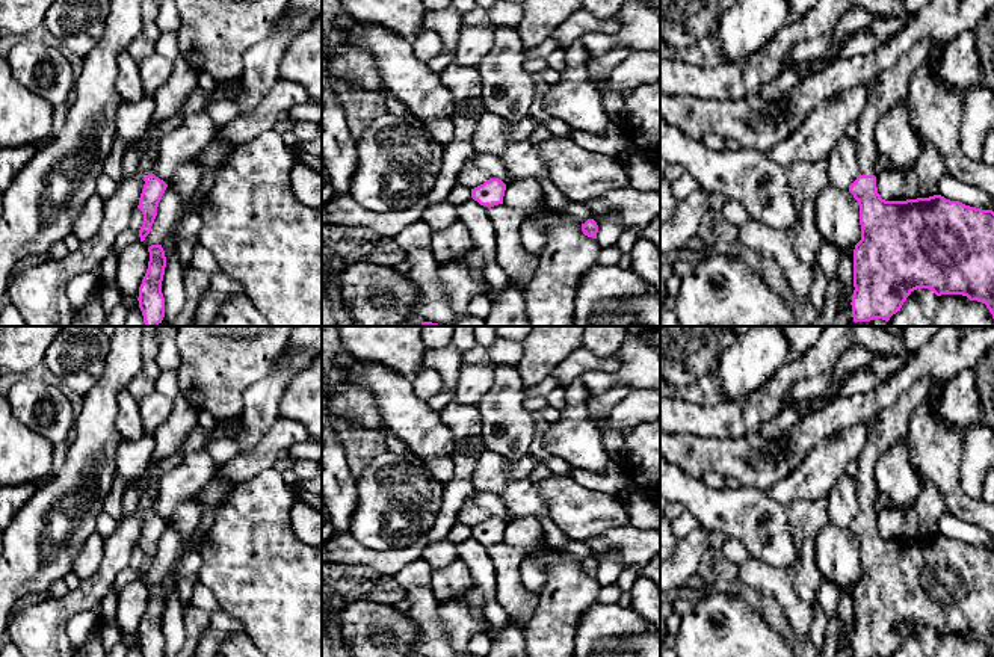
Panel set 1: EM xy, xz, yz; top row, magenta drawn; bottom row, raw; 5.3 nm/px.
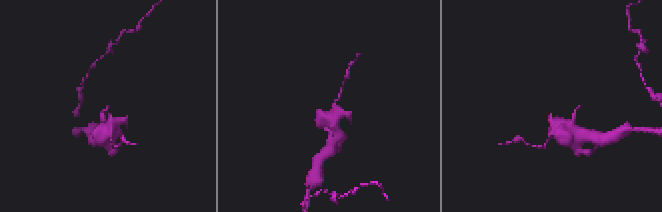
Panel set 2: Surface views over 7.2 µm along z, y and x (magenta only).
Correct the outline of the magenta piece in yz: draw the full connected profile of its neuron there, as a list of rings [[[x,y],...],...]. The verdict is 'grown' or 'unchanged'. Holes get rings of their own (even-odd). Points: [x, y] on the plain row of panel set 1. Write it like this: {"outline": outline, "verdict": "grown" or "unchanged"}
{"outline": [[[878,417],[866,423],[866,443],[858,453],[857,482],[860,514],[849,524],[849,530],[860,544],[861,578],[854,588],[854,657],[890,657],[900,649],[906,636],[917,627],[929,627],[937,634],[962,633],[970,639],[986,643],[994,657],[994,550],[965,544],[959,539],[946,538],[941,533],[906,539],[885,539],[878,532],[876,509],[878,488],[875,483],[875,465],[882,455],[878,444]]], "verdict": "grown"}

